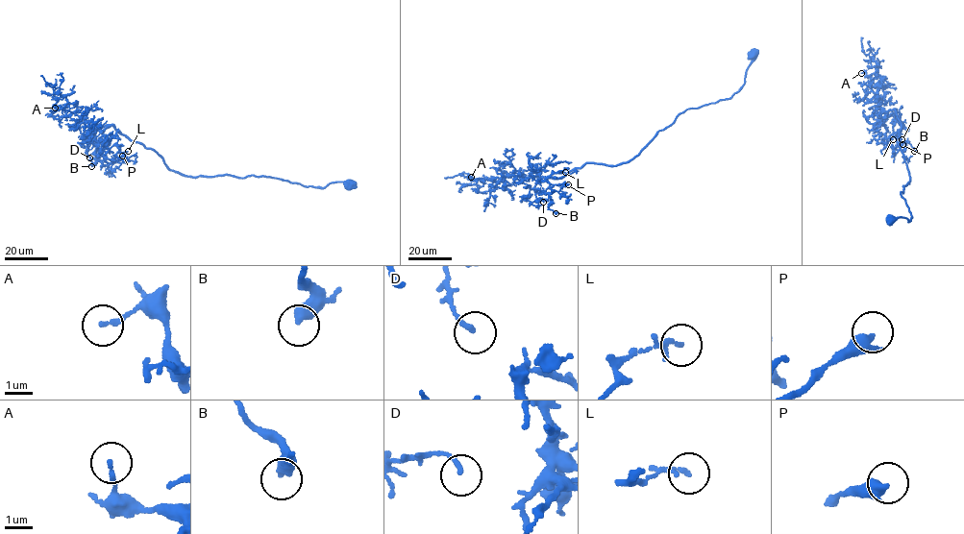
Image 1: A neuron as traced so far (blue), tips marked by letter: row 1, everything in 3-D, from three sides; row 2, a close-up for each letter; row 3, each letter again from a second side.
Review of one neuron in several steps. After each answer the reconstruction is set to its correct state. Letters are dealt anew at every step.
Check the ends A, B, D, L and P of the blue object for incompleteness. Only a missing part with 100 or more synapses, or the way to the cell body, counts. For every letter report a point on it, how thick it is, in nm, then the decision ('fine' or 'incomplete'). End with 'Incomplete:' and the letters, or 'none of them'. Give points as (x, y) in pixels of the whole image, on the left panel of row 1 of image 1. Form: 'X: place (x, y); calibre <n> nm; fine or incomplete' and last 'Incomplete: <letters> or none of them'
A: place (55, 108); calibre 150 nm; fine
B: place (91, 166); calibre 440 nm; fine
D: place (89, 157); calibre 160 nm; fine
L: place (128, 151); calibre 100 nm; fine
P: place (122, 156); calibre 440 nm; fine
Incomplete: none of them

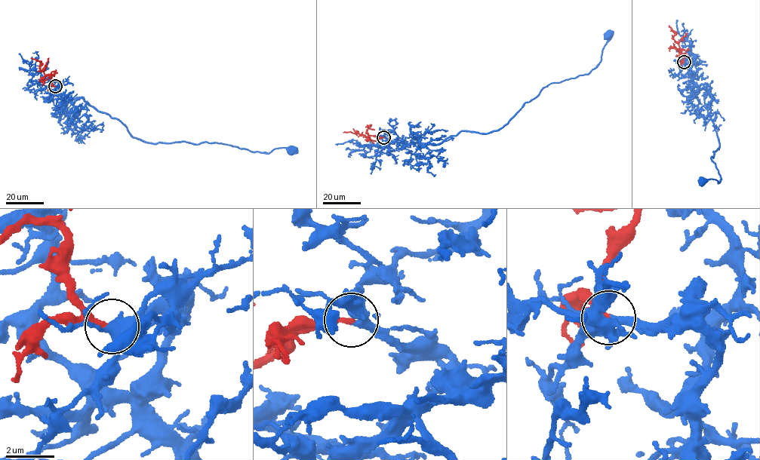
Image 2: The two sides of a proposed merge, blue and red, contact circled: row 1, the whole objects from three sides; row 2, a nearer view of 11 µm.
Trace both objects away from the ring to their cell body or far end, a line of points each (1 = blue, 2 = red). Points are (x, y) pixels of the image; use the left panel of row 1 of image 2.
1: (55, 86), (60, 84), (64, 102), (81, 97), (149, 142), (216, 142), (269, 153), (291, 149)
2: (55, 86), (51, 79), (44, 79), (40, 62), (31, 57)

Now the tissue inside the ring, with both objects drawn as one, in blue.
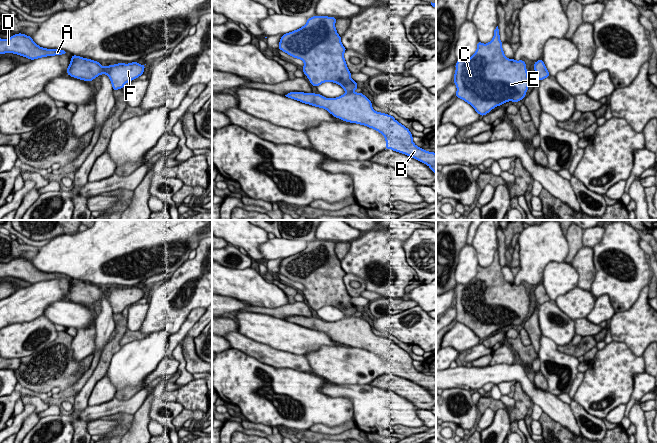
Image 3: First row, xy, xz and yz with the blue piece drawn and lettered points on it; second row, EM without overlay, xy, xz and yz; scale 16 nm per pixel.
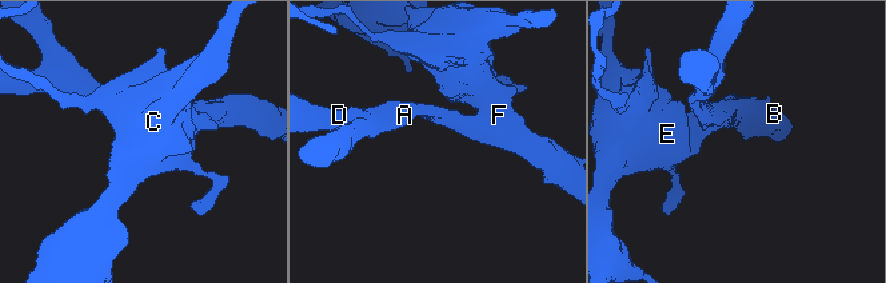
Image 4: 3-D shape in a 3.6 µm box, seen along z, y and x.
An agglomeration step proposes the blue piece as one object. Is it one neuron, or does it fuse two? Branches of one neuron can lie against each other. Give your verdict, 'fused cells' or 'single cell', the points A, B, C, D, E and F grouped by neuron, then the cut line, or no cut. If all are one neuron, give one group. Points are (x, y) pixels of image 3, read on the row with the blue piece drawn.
single cell; A B C D E F; no cut

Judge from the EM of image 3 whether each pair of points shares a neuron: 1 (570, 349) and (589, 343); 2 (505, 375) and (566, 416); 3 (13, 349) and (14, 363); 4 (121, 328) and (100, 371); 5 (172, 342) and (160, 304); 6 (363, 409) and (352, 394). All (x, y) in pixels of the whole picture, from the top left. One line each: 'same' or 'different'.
1: same
2: same
3: different
4: same
5: different
6: same

